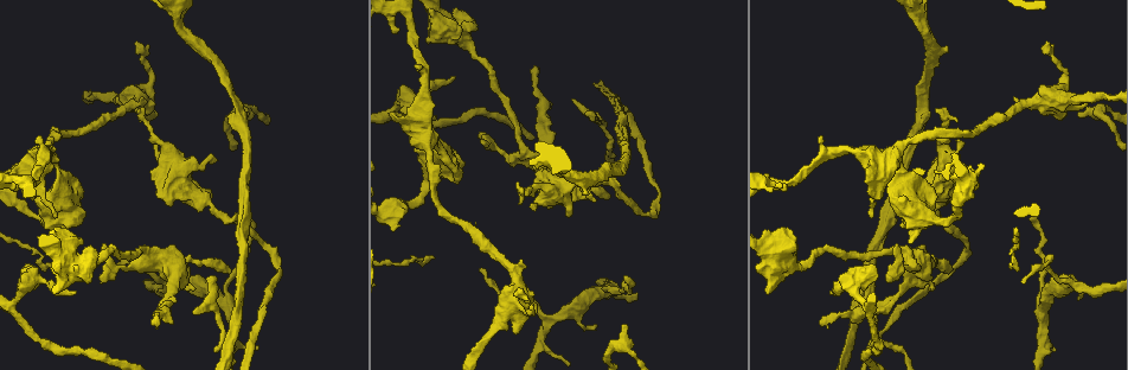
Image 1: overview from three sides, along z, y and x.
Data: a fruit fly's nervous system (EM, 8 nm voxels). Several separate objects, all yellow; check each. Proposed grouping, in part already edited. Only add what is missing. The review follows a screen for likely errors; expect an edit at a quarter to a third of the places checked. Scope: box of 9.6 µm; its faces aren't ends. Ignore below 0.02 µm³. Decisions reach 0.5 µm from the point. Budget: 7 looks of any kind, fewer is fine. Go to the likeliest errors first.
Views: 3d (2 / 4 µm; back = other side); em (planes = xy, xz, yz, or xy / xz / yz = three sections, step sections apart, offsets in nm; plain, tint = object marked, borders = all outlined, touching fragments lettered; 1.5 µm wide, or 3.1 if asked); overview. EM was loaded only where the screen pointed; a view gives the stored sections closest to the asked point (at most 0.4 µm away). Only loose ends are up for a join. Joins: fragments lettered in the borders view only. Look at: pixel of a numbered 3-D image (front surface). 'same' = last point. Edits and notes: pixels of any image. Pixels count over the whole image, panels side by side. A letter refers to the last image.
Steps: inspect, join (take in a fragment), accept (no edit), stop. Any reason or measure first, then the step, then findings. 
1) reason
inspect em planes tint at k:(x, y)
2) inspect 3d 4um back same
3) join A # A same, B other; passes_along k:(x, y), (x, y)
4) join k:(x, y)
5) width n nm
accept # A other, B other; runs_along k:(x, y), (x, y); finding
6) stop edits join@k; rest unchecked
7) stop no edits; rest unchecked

an open end
inspect em planes borders at 1:(137, 111)

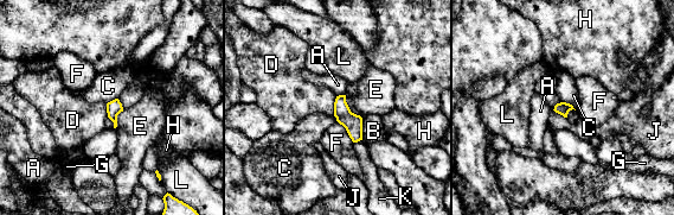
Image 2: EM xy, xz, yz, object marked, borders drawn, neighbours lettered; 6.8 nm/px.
width 90 nm
accept # A other, B other, C other, D other, E other, F other, G other, H other, J other, K other, L other; border 2:(336, 96), (333, 114); no lettered fragment goes on from it

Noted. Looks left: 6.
an open end
inspect em planes borders at 1:(1079, 299)

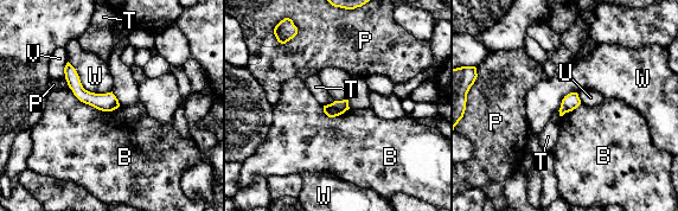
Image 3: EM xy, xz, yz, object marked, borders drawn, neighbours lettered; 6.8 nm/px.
width 100 nm; longest_contact W 360 nm
accept # B other, P other, T other, U other, V other, W other; none of them fits

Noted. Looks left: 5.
an open end
inspect 3d 4um at 1:(948, 274)

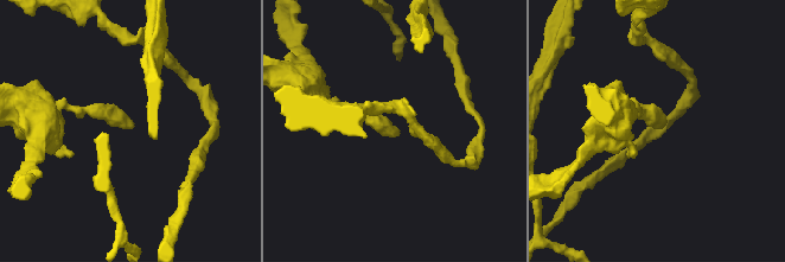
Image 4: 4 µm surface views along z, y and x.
inspect em planes borders at 4:(399, 130)

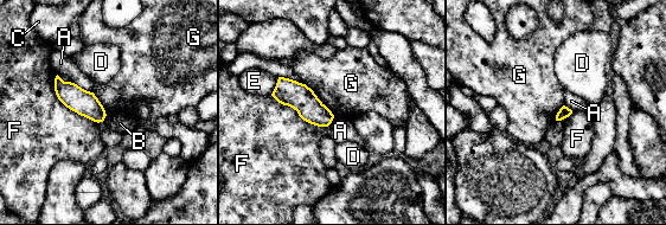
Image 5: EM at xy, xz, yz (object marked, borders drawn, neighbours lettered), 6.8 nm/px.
accept # A other, B other, C other, D other, E other, F other, G other; border 5:(305, 83), (334, 116); none of them fits

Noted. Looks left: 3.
stop no edits; rest unchecked

